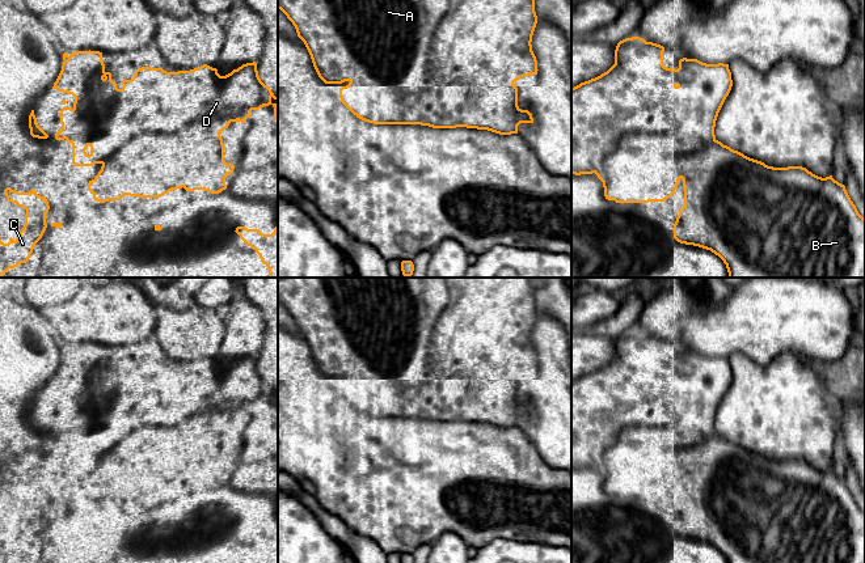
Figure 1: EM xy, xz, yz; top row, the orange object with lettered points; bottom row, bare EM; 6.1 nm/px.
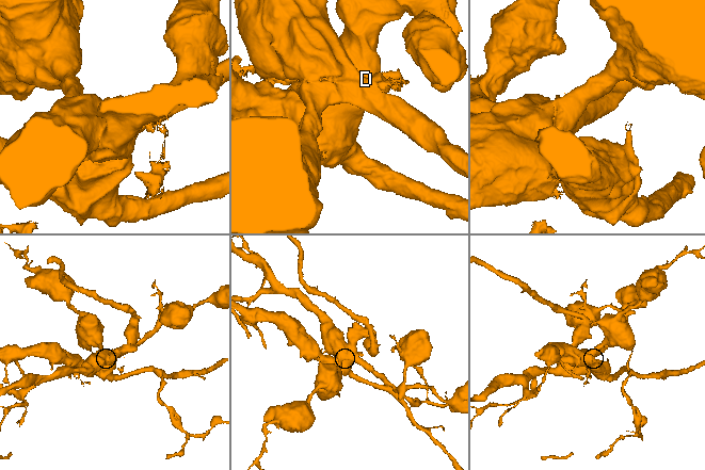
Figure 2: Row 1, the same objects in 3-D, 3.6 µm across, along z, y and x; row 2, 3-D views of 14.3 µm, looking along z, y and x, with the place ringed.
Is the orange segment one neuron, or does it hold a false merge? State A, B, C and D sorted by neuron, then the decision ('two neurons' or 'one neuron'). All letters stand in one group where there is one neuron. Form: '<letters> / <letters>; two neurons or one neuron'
A C D / B; two neurons

